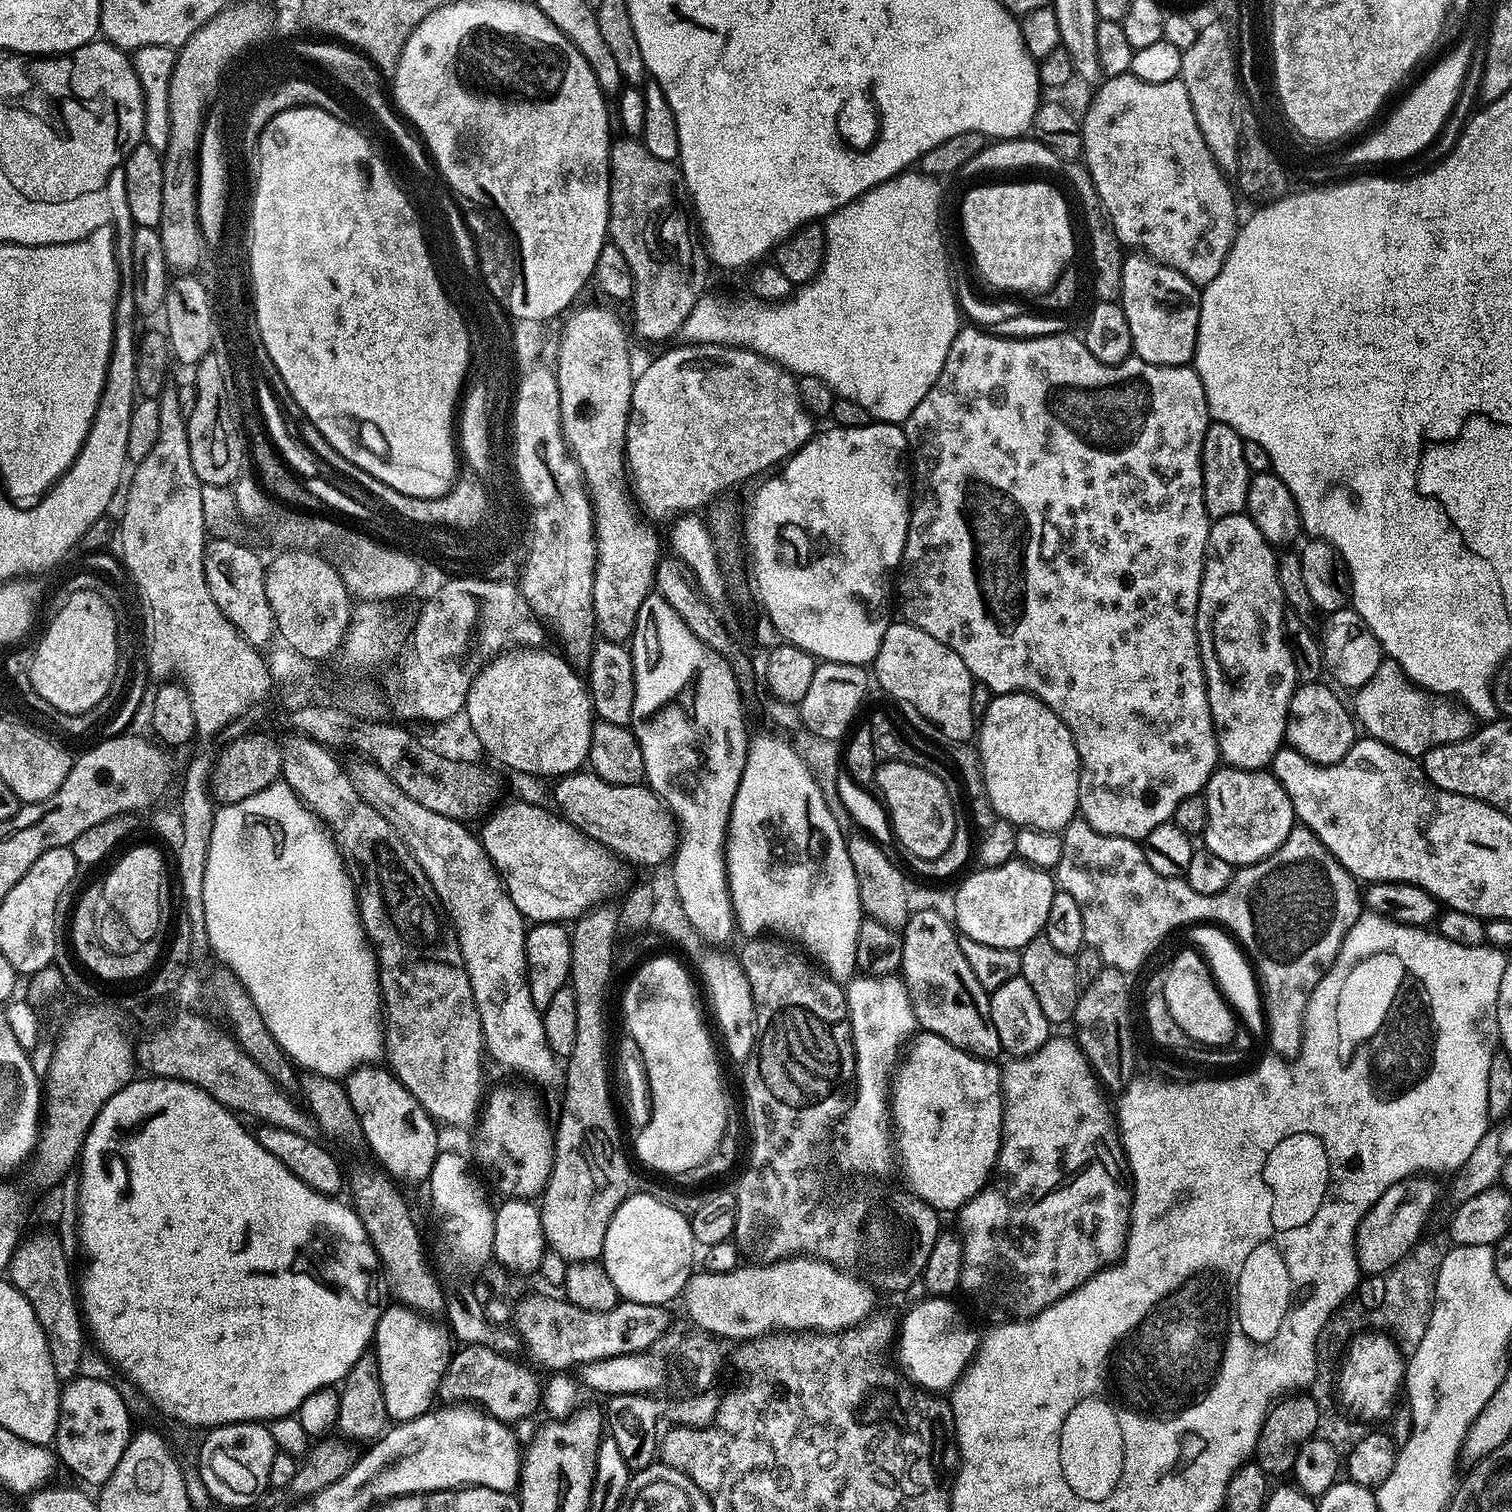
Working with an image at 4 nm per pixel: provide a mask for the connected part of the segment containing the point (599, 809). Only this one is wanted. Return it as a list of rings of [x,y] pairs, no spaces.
[[[593,772],[572,773],[555,784],[555,809],[605,851],[640,866],[664,865],[675,855],[678,828],[657,794],[644,784],[612,784]]]

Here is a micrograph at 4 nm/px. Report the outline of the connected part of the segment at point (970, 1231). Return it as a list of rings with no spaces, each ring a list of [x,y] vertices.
[[[1050,1038],[1034,1054],[1017,1056],[1007,1062],[1009,1064],[1005,1063],[1002,1068],[1004,1137],[1000,1139],[1000,1153],[996,1159],[994,1179],[985,1184],[982,1191],[958,1212],[958,1217],[960,1216],[961,1222],[964,1223],[964,1232],[962,1231],[964,1265],[960,1271],[960,1288],[963,1291],[977,1292],[978,1295],[985,1296],[994,1307],[1009,1312],[1009,1317],[1027,1318],[1036,1316],[1043,1308],[1049,1308],[1053,1302],[1061,1300],[1068,1292],[1075,1292],[1081,1284],[1087,1282],[1094,1273],[1099,1272],[1107,1262],[1113,1261],[1123,1251],[1128,1233],[1130,1192],[1126,1187],[1122,1149],[1118,1143],[1117,1133],[1114,1131],[1113,1121],[1112,1124],[1108,1121],[1108,1116],[1100,1105],[1101,1089],[1098,1087],[1098,1081],[1075,1039]]]

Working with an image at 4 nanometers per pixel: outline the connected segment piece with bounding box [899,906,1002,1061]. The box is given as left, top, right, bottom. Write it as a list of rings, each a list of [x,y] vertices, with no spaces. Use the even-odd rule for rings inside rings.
[[[920,906],[911,913],[907,924],[902,929],[902,962],[899,971],[902,973],[904,984],[908,987],[908,993],[912,999],[912,1009],[916,1015],[916,1023],[925,1032],[938,1034],[938,1038],[946,1038],[950,1046],[954,1046],[963,1052],[969,1052],[971,1056],[978,1056],[982,1060],[995,1061],[996,1055],[1001,1055],[1002,1049],[998,1030],[994,1030],[994,1022],[990,1018],[989,993],[982,990],[978,978],[970,970],[962,955],[962,946],[958,946],[958,932],[953,921],[948,920],[940,912],[935,912],[935,907]]]

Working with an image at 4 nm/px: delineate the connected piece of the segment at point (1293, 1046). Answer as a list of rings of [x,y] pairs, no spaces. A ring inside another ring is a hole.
[[[1077,818],[1071,820],[1062,830],[1062,858],[1058,858],[1058,866],[1054,870],[1054,879],[1057,889],[1070,894],[1070,898],[1074,898],[1074,902],[1078,902],[1078,910],[1082,910],[1082,930],[1084,931],[1085,945],[1095,950],[1107,967],[1117,968],[1119,972],[1125,974],[1133,974],[1132,972],[1138,971],[1147,962],[1148,955],[1175,928],[1183,928],[1184,930],[1189,926],[1203,925],[1207,922],[1209,925],[1217,925],[1231,933],[1238,941],[1240,948],[1246,953],[1248,960],[1258,969],[1258,980],[1262,985],[1266,1037],[1268,1036],[1269,1046],[1273,1048],[1269,1049],[1277,1057],[1283,1058],[1288,1062],[1295,1060],[1302,1050],[1304,1042],[1304,1016],[1307,1014],[1308,1003],[1318,986],[1318,982],[1327,974],[1328,969],[1335,964],[1336,955],[1346,938],[1346,934],[1350,930],[1350,926],[1354,926],[1356,919],[1362,915],[1362,894],[1360,890],[1356,890],[1356,887],[1358,887],[1357,881],[1328,853],[1326,848],[1322,846],[1319,838],[1309,828],[1303,826],[1293,827],[1292,833],[1286,838],[1286,842],[1282,842],[1282,846],[1278,846],[1278,850],[1274,850],[1274,854],[1270,854],[1265,860],[1260,860],[1256,864],[1246,864],[1237,867],[1232,873],[1232,881],[1230,882],[1230,886],[1226,886],[1226,890],[1222,890],[1218,894],[1198,894],[1194,890],[1190,890],[1187,880],[1178,876],[1163,876],[1162,874],[1158,874],[1158,870],[1154,870],[1150,866],[1150,862],[1146,862],[1146,854],[1143,847],[1137,841],[1118,838],[1117,836],[1103,836],[1102,834],[1098,834],[1098,830],[1094,830],[1085,820]]]

